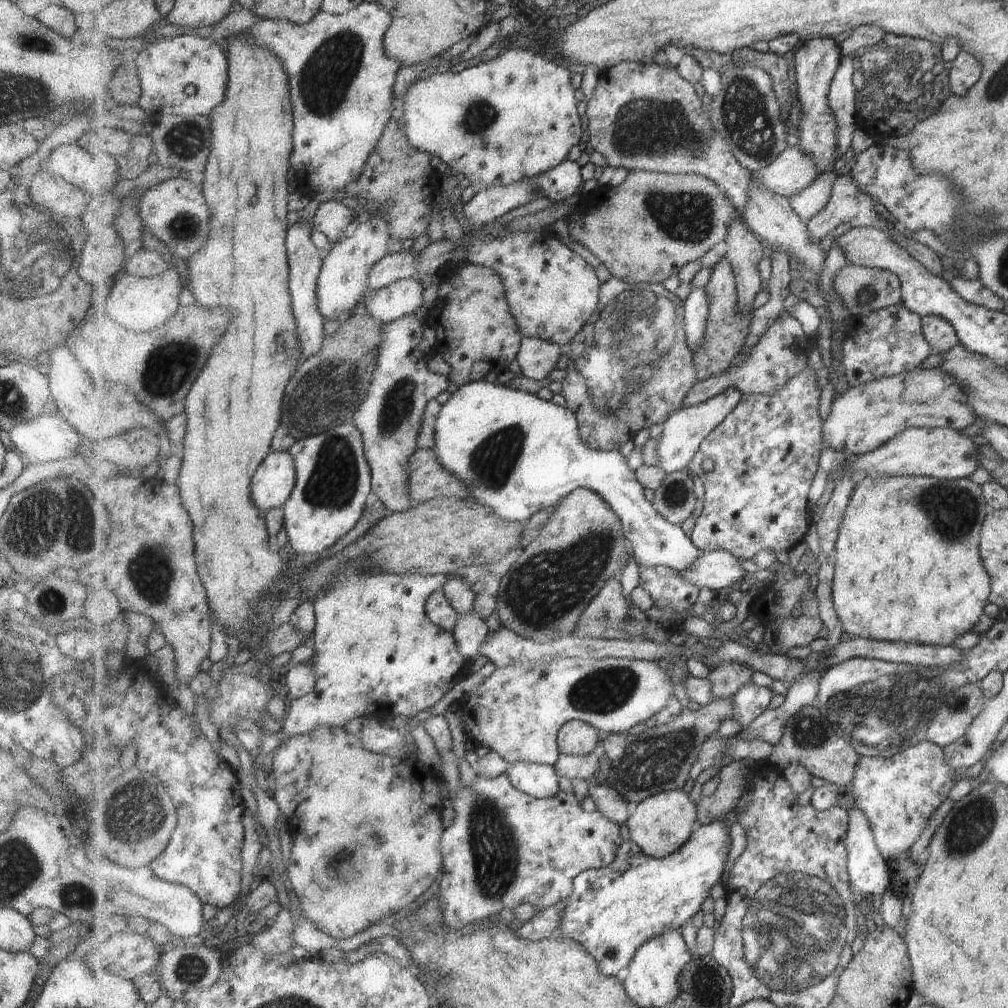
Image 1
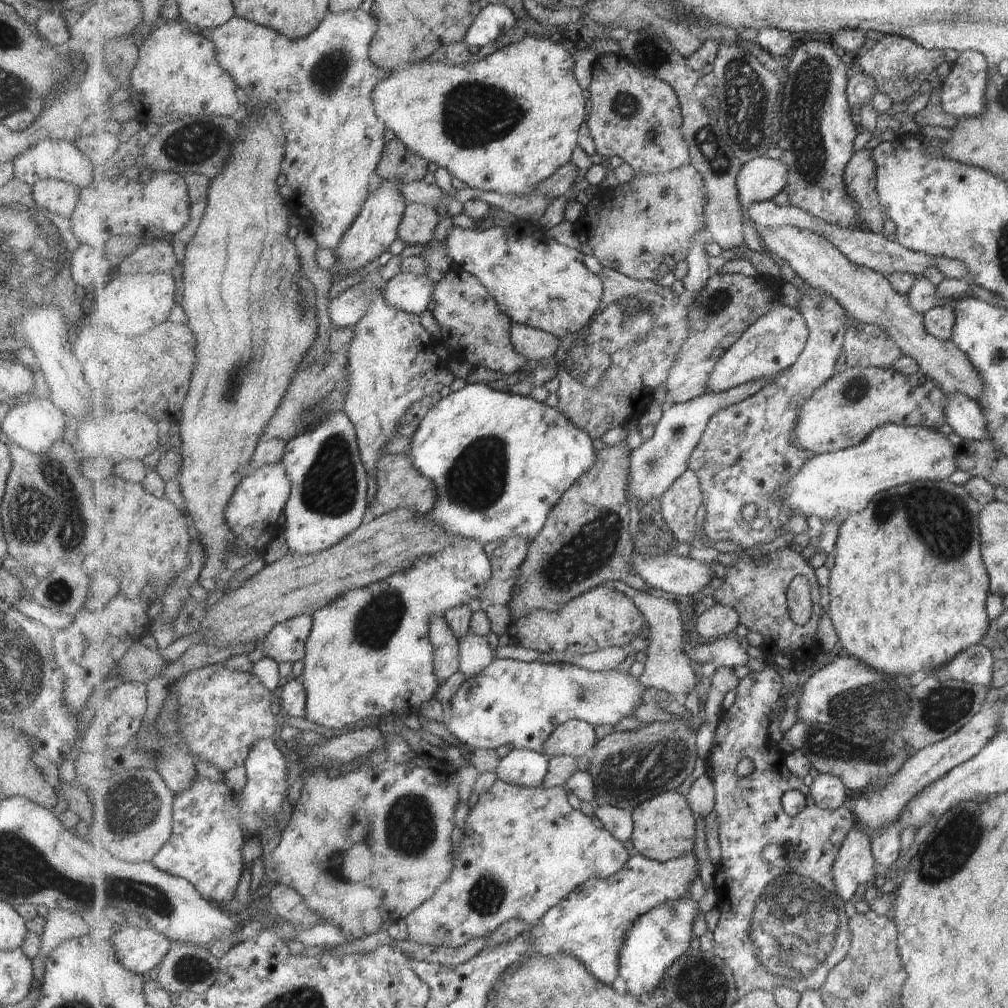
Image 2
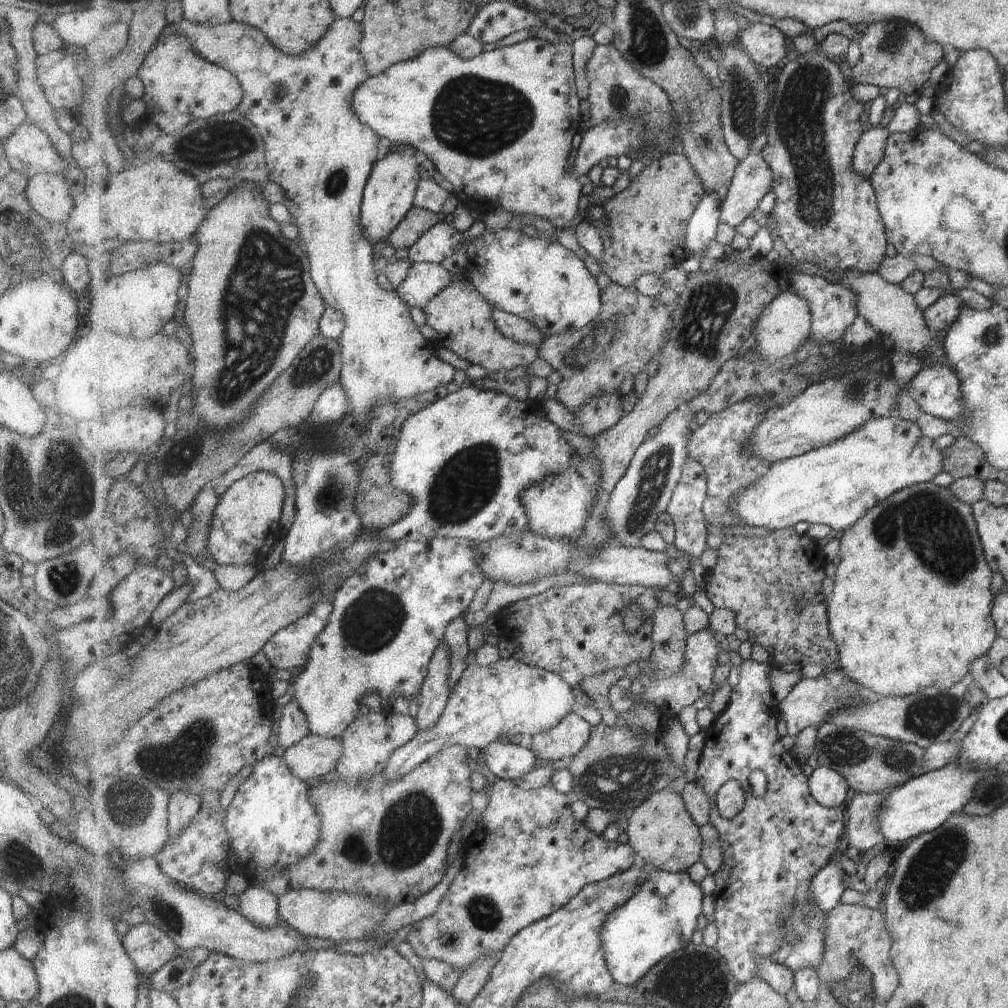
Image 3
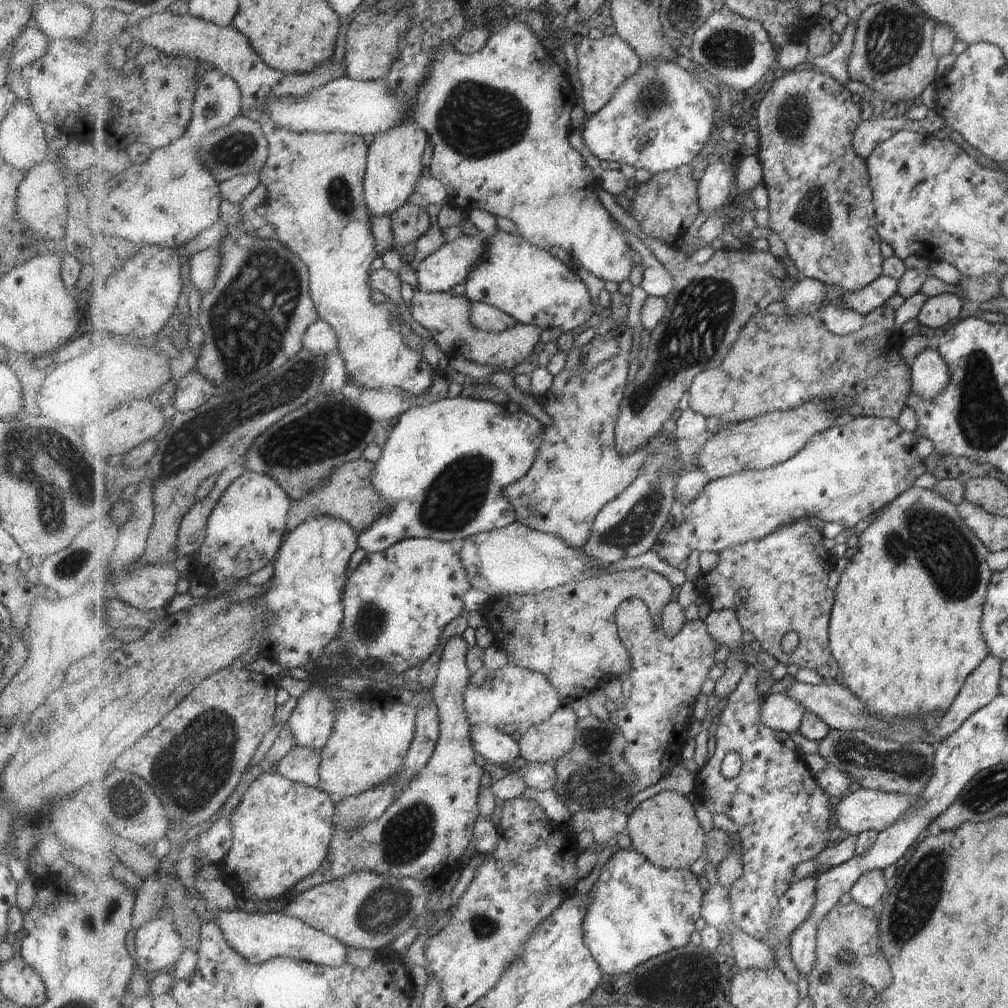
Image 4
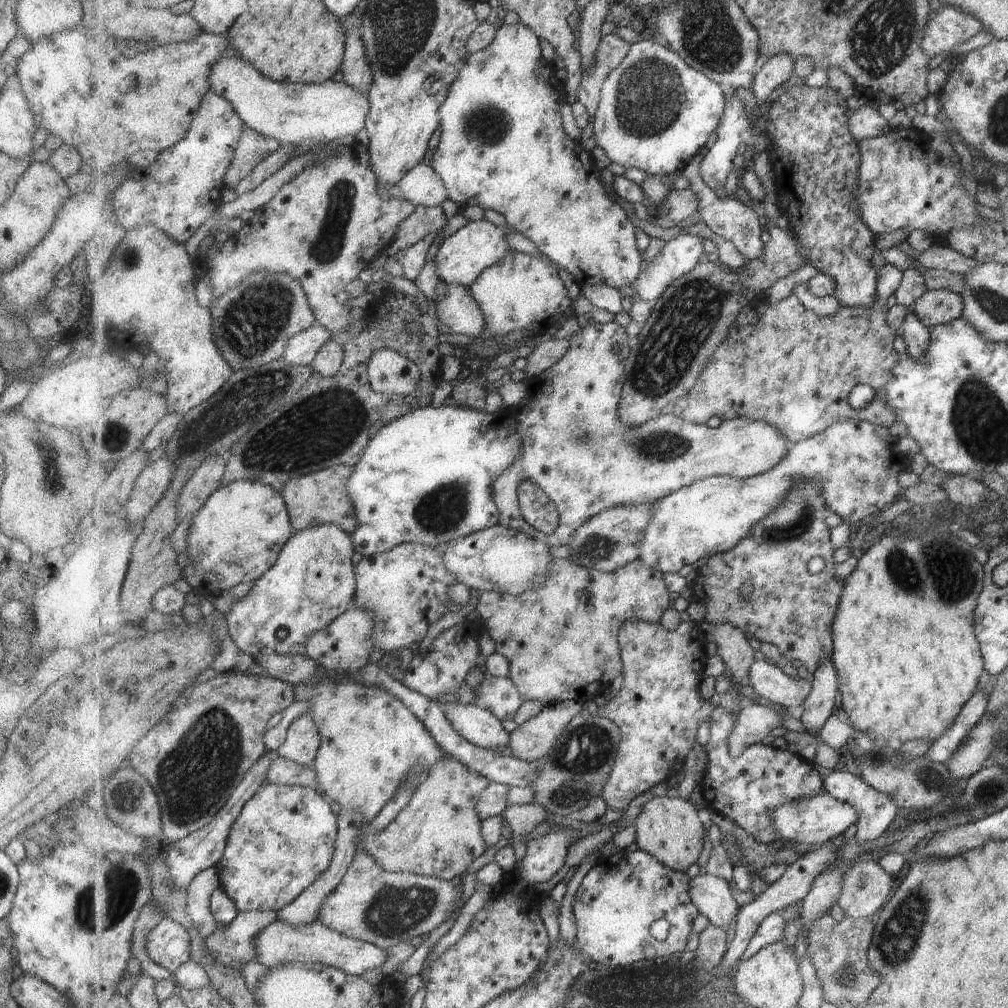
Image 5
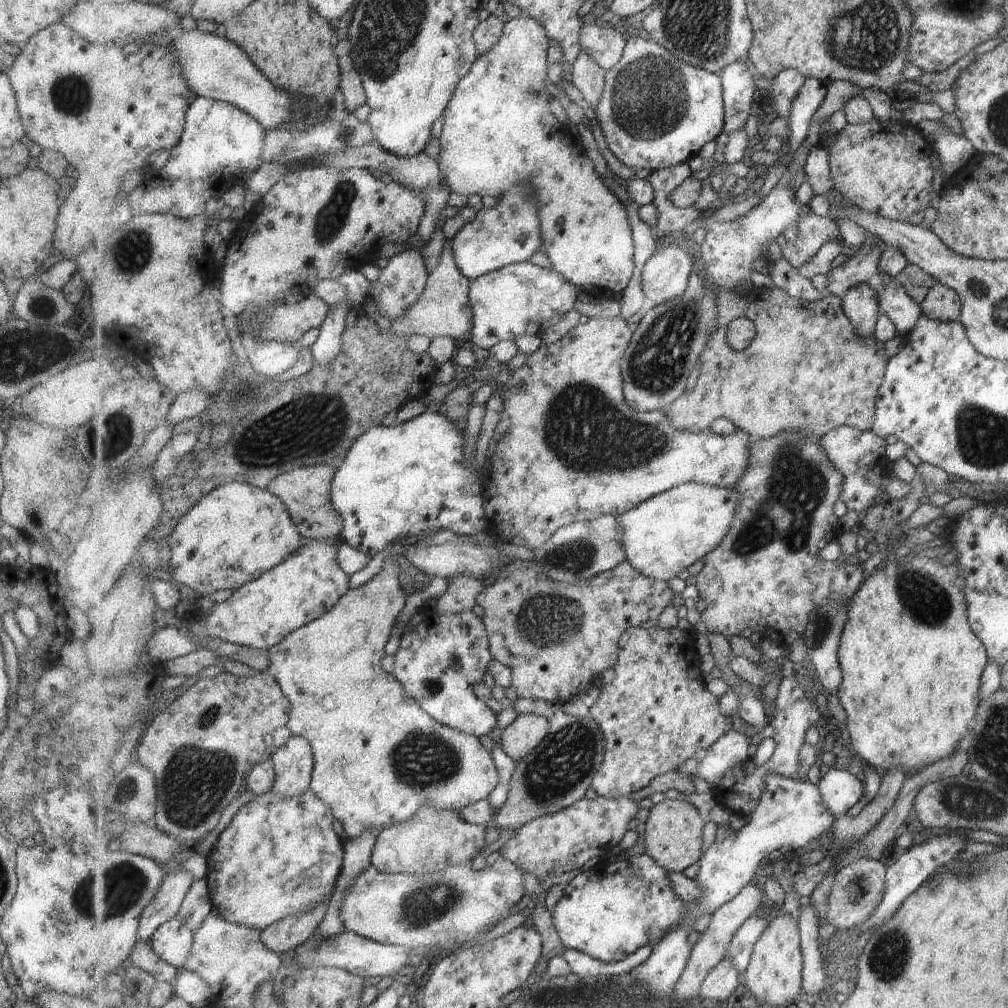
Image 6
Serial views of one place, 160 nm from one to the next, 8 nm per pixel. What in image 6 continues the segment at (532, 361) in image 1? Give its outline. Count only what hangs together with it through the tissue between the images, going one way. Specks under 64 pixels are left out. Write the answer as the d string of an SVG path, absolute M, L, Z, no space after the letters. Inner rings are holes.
M451 241L445 242L439 264L429 274L427 290L421 297L420 302L402 319L391 322L391 330L389 332L393 338L399 337L406 340L409 335L418 334L432 339L435 337L447 337L459 340L467 332L472 331L474 327L474 314L470 301L472 280L467 278L455 264Z

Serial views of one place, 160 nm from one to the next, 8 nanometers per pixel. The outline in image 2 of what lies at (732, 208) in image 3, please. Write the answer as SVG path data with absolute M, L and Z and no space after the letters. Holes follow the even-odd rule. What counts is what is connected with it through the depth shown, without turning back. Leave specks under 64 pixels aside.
M759 157L741 165L737 186L743 209L753 203L773 201L789 180L787 165L780 159Z

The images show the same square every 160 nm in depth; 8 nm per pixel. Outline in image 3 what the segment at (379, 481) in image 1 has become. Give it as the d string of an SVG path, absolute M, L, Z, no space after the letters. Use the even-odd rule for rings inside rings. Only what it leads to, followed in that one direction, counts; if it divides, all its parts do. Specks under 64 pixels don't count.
M337 17L337 22L333 22L333 26L327 30L324 36L320 38L320 41L317 41L317 44L312 49L306 50L298 55L285 54L269 40L268 36L262 30L235 20L222 25L209 26L206 24L192 23L184 18L182 21L174 23L173 25L175 25L186 37L189 37L190 43L200 55L203 55L212 63L221 65L227 70L232 71L232 73L237 75L237 78L240 79L240 83L244 87L244 101L240 104L238 111L255 124L259 129L263 140L266 142L265 154L271 181L279 184L283 190L285 200L283 200L282 203L291 212L294 218L293 224L295 224L299 230L298 240L310 256L313 282L318 286L327 307L335 307L338 311L341 311L345 317L346 327L339 338L342 349L344 350L343 369L340 380L342 382L342 387L350 398L351 413L358 421L358 427L363 428L369 424L369 421L374 418L374 412L371 411L371 408L380 403L385 404L385 401L396 403L397 401L402 401L409 397L425 394L430 390L436 389L438 386L451 384L451 382L455 380L455 374L457 374L457 372L455 372L456 368L437 356L438 348L436 343L431 340L426 340L425 336L421 334L418 326L415 325L413 318L411 318L408 304L402 302L396 291L385 290L377 284L377 275L381 273L381 270L379 268L373 268L373 262L375 262L377 258L373 253L373 243L364 236L360 224L362 205L364 202L364 190L368 185L369 177L372 176L376 162L380 160L384 152L379 146L380 136L356 115L356 110L353 106L356 90L370 77L366 60L359 48L361 41L364 40L361 22L355 19Z

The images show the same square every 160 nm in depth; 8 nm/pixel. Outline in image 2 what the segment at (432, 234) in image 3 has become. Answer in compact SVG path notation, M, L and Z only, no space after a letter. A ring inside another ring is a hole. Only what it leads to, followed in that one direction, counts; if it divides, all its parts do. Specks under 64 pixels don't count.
M494 226L479 231L453 227L447 233L444 251L452 259L453 265L462 266L474 274L492 292L500 309L508 314L515 323L524 324L556 336L563 340L590 323L589 320L600 309L604 293L604 282L600 275L593 274L583 258L585 253L580 249L567 248L555 238L546 235L545 230L538 228L521 228L515 234L515 228L506 229Z

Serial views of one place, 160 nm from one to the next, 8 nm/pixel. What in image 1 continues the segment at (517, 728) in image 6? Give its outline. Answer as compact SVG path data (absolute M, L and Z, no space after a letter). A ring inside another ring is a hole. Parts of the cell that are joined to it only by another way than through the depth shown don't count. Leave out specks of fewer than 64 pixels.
M573 719L558 733L558 746L563 755L587 756L600 743L602 734L589 723Z

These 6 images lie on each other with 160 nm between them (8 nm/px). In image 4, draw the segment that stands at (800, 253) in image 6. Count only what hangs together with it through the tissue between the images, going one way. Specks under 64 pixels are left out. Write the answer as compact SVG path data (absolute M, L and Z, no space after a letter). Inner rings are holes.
M598 183L595 190L612 217L625 229L633 231L653 251L676 282L673 292L666 297L663 320L650 332L645 360L624 390L616 424L616 447L620 455L632 455L659 435L669 418L677 417L686 404L696 376L721 366L744 326L757 313L775 301L781 301L794 282L789 280L783 259L773 256L770 251L723 248L706 263L694 264L687 258L689 256L645 235L640 224L608 190Z

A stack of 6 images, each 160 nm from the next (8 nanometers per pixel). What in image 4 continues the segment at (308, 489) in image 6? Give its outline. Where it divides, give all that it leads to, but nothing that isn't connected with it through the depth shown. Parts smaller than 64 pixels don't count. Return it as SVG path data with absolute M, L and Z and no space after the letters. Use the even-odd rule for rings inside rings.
M369 460L349 462L345 466L340 466L339 470L335 470L328 482L319 490L300 501L292 501L292 508L288 516L289 532L295 530L308 518L320 514L333 515L335 518L343 519L356 530L358 535L369 530L388 508L388 500L381 493L378 494L373 486L372 476L375 469L376 463Z

